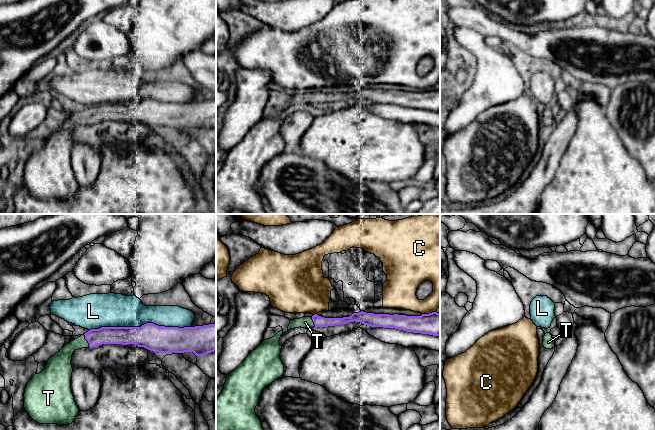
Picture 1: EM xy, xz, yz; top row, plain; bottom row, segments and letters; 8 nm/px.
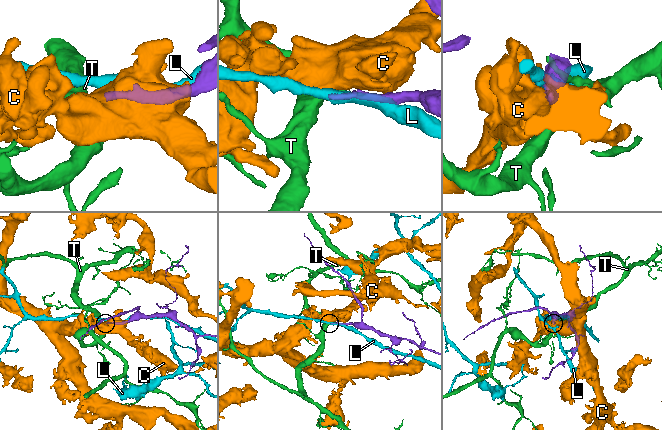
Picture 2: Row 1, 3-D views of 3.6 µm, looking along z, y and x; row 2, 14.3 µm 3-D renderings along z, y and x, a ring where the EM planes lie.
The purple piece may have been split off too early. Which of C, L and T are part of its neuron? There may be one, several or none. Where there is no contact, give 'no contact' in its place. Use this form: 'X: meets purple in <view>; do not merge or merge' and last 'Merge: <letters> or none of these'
C: meets purple in xz; do not merge
L: meets purple in xy; do not merge
T: meets purple in xy; merge
Merge: T

